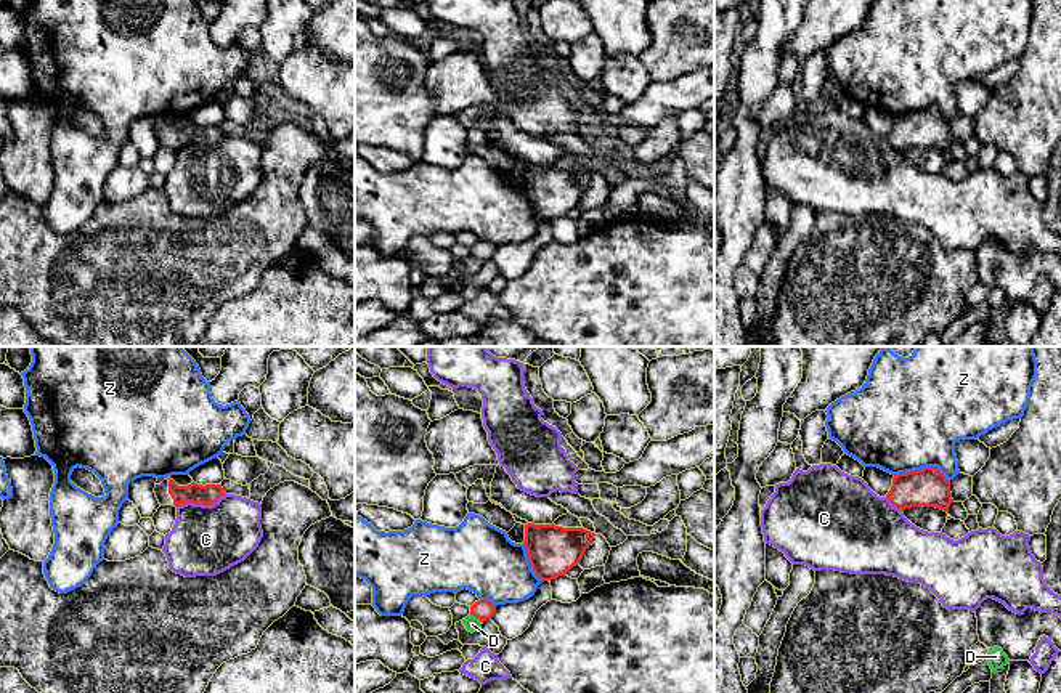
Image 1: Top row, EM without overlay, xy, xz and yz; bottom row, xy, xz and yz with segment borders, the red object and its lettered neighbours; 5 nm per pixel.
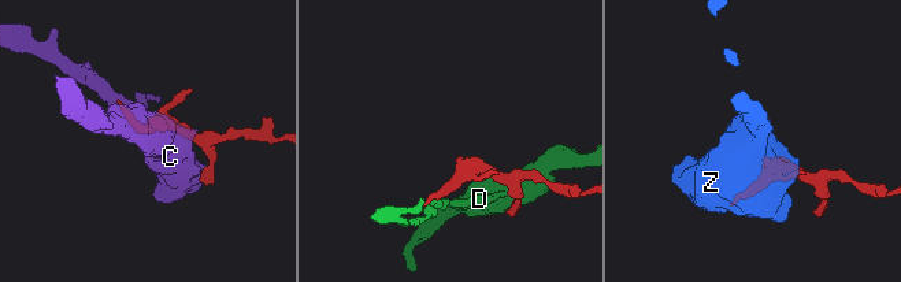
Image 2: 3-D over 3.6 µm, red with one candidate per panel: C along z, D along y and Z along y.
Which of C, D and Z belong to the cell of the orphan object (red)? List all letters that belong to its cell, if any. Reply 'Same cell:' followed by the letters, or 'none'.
Same cell: none

